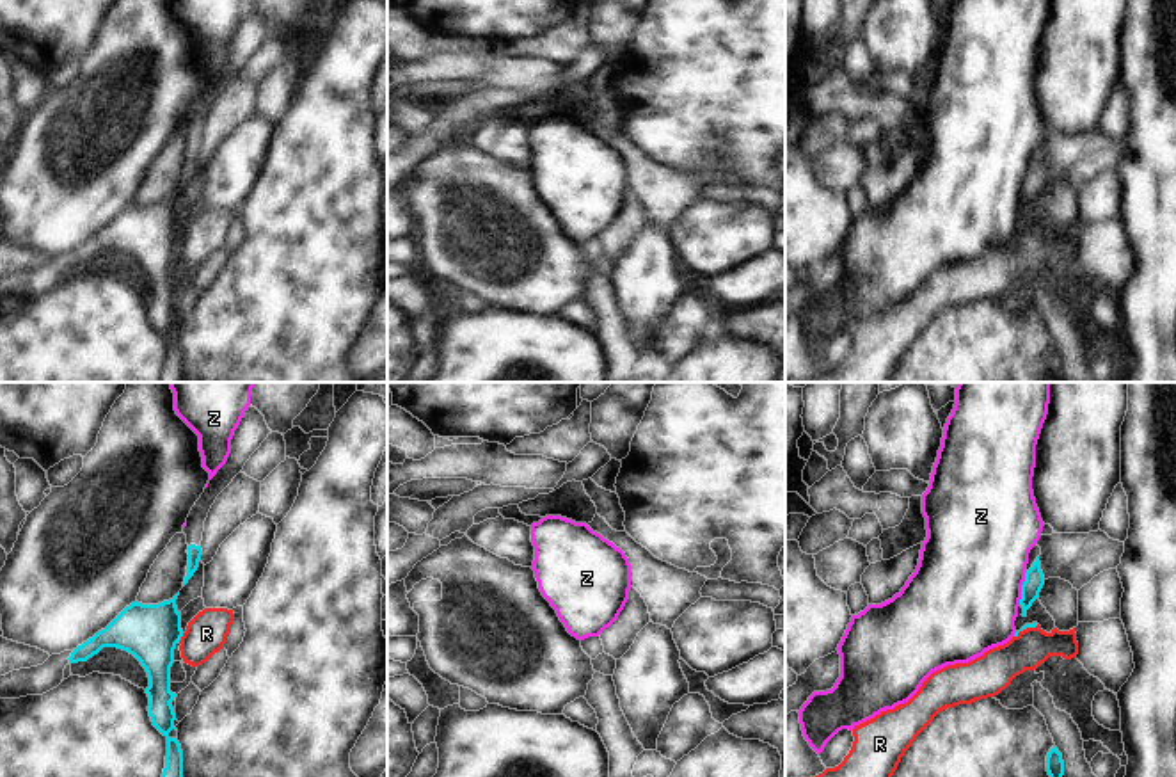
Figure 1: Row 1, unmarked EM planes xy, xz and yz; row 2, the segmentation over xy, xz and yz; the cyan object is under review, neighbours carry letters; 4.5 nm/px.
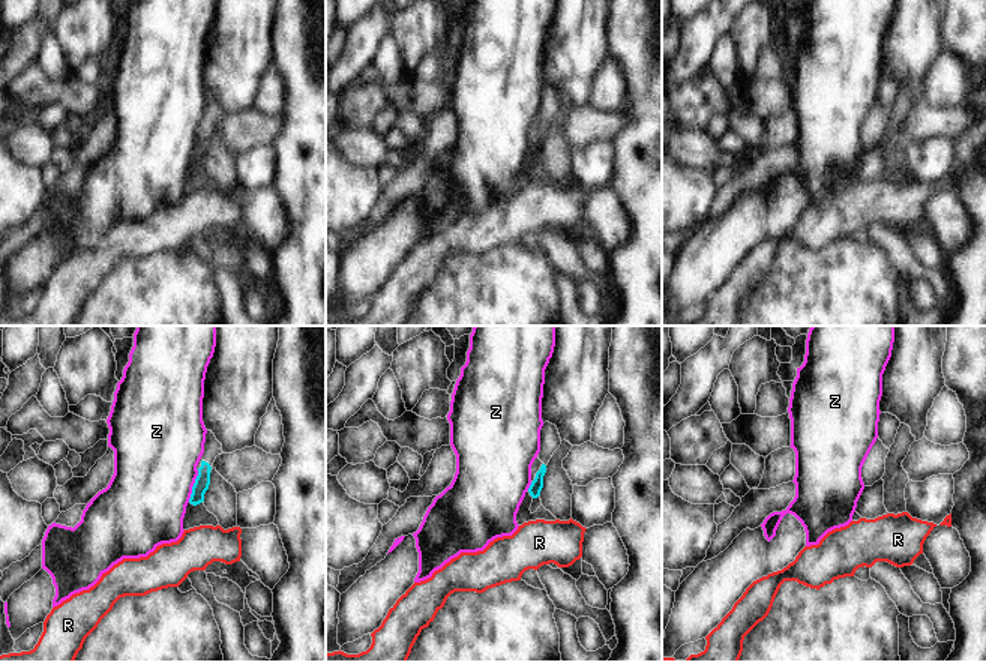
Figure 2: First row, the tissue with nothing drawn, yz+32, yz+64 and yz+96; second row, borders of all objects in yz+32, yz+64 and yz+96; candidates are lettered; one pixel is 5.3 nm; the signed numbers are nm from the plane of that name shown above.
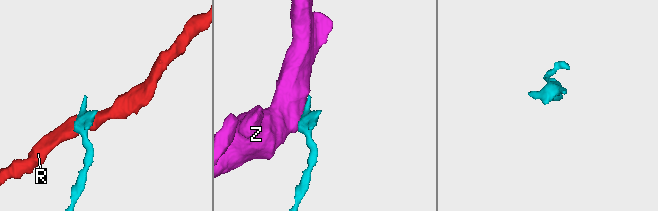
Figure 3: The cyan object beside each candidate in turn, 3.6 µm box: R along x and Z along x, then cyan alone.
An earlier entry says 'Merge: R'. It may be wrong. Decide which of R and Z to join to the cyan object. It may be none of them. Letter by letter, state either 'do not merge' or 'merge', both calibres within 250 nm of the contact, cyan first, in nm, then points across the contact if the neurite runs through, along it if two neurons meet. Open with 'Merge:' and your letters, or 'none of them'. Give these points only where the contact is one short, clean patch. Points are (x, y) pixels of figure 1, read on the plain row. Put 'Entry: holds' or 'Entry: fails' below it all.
Merge: none of them
R: do not merge; calibres 260 and 180 nm; border xy (183, 235), (178, 242)
Z: do not merge; calibres 90 and 500 nm
Entry: fails

